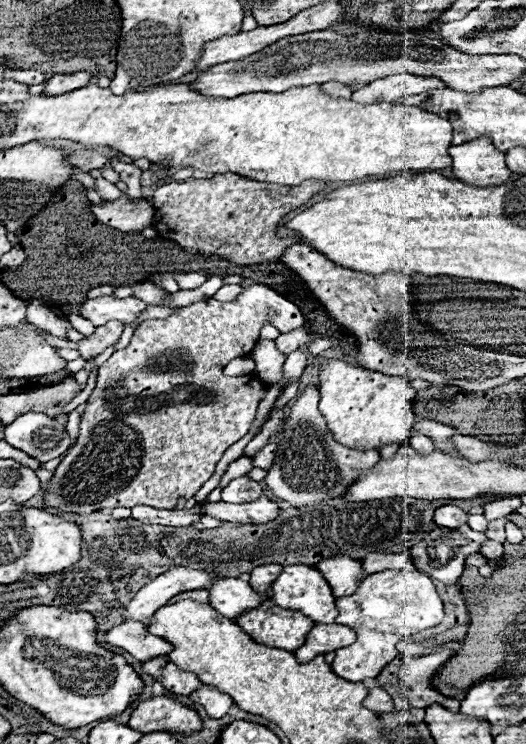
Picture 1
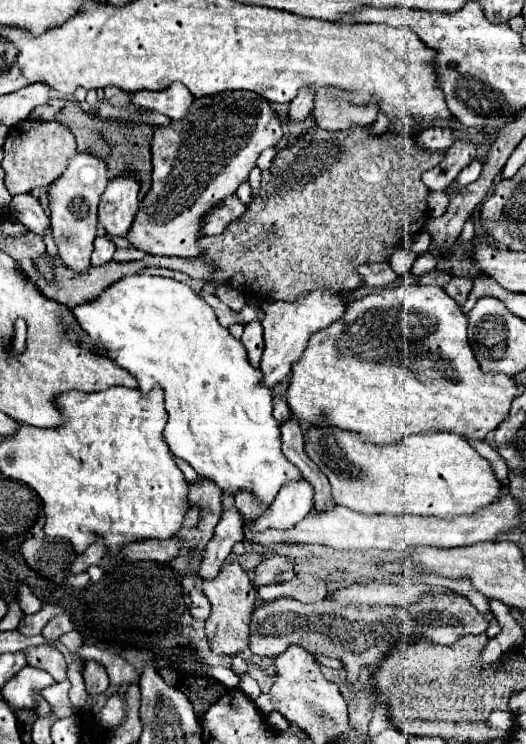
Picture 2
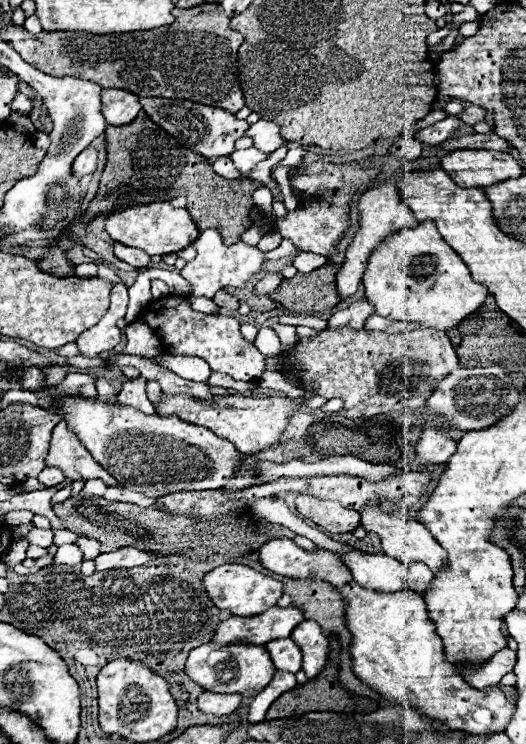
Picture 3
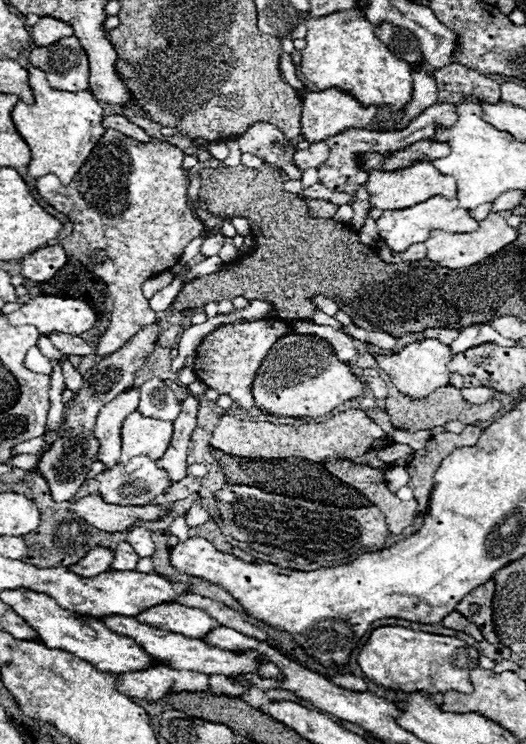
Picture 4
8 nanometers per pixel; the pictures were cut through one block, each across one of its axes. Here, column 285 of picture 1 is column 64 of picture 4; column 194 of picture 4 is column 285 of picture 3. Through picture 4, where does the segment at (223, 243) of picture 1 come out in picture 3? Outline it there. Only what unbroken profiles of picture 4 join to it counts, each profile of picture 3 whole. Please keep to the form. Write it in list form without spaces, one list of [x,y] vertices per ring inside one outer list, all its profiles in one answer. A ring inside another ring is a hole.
[[[318,160],[314,164],[302,164],[302,166],[298,166],[298,170],[302,170],[302,172],[296,178],[292,178],[290,184],[300,194],[300,200],[304,206],[296,208],[294,212],[290,212],[278,220],[272,216],[272,222],[276,222],[276,228],[282,234],[282,238],[290,238],[296,248],[314,252],[314,254],[322,254],[322,256],[330,256],[336,250],[338,240],[348,230],[352,188],[370,186],[372,180],[376,178],[378,170],[376,168],[362,170],[354,164],[352,166],[324,164],[322,160]]]

